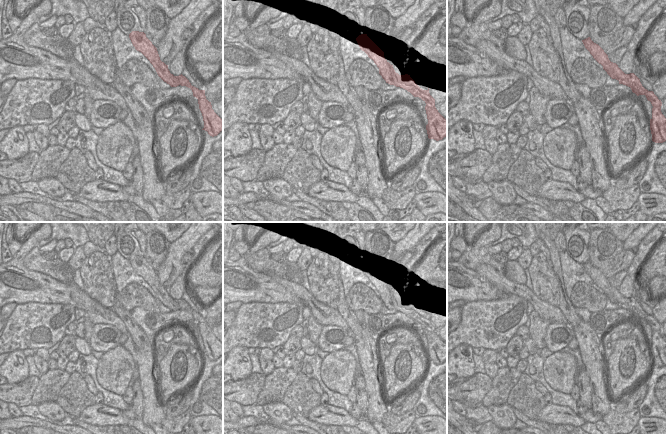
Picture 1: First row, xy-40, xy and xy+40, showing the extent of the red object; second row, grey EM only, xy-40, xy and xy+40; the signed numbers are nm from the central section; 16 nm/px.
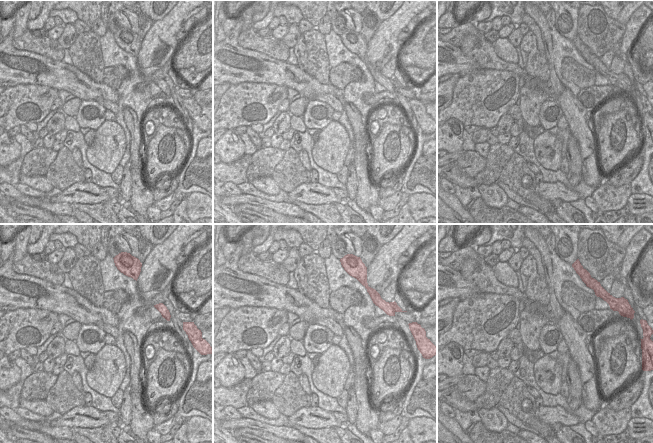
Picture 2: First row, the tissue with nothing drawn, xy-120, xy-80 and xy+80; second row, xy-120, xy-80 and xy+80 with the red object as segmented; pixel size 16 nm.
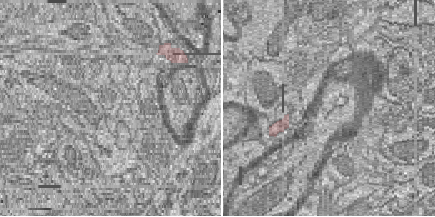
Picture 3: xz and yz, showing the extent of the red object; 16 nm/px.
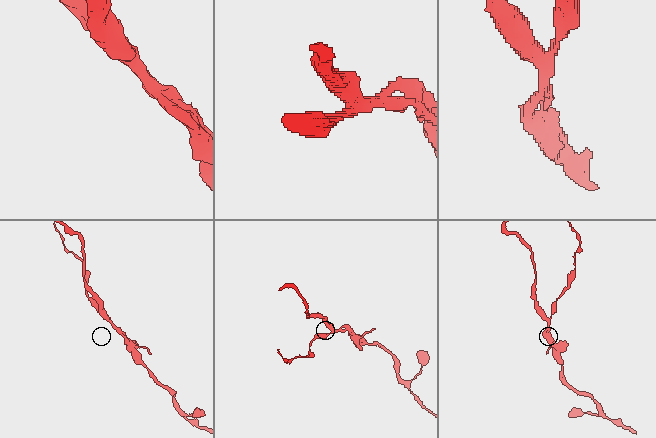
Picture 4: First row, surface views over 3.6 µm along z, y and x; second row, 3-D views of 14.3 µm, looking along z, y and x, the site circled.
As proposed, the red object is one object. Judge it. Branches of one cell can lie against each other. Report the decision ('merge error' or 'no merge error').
merge error

